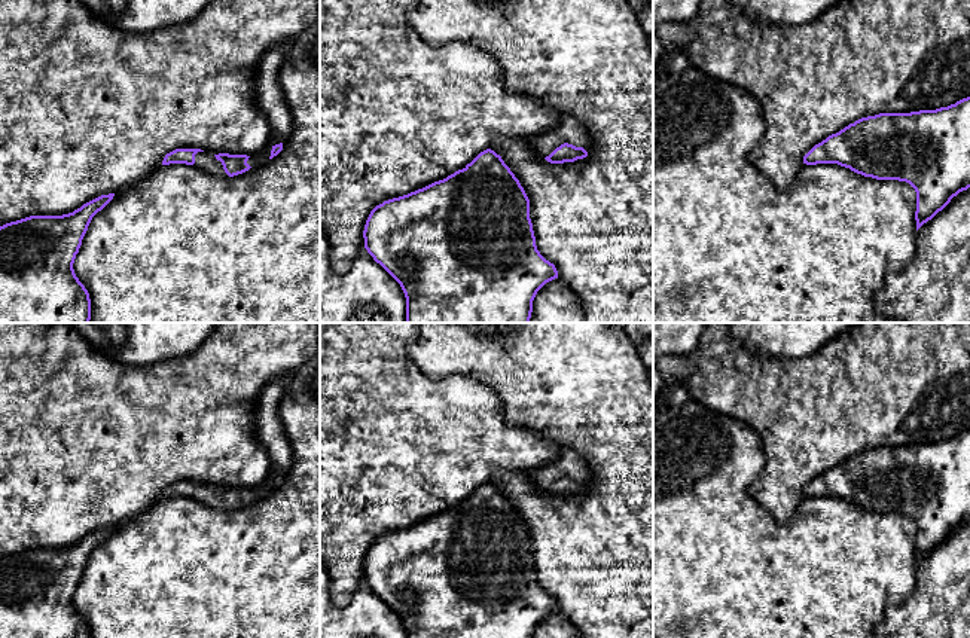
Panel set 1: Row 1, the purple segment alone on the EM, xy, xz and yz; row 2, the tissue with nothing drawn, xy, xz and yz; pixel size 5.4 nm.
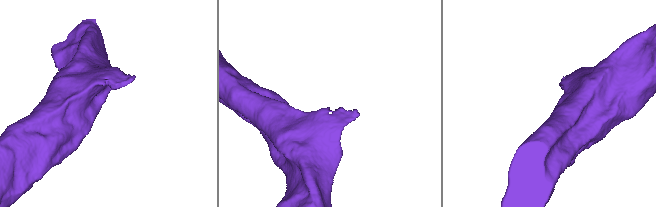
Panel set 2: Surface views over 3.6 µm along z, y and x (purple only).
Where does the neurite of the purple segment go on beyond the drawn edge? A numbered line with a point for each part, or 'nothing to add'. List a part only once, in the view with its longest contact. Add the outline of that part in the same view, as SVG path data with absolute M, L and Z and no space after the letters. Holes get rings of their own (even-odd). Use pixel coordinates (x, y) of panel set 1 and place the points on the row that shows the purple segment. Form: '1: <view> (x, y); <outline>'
1: xz (569, 130); M562 115L559 123L552 131L530 138L533 149L542 158L549 156L564 143L576 147L586 147L589 141L589 131L574 116L570 115Z

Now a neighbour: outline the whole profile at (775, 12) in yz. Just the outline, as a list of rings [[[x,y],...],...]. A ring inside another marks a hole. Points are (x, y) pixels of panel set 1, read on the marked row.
[[[730,0],[756,24],[796,27],[809,24],[841,0]]]

